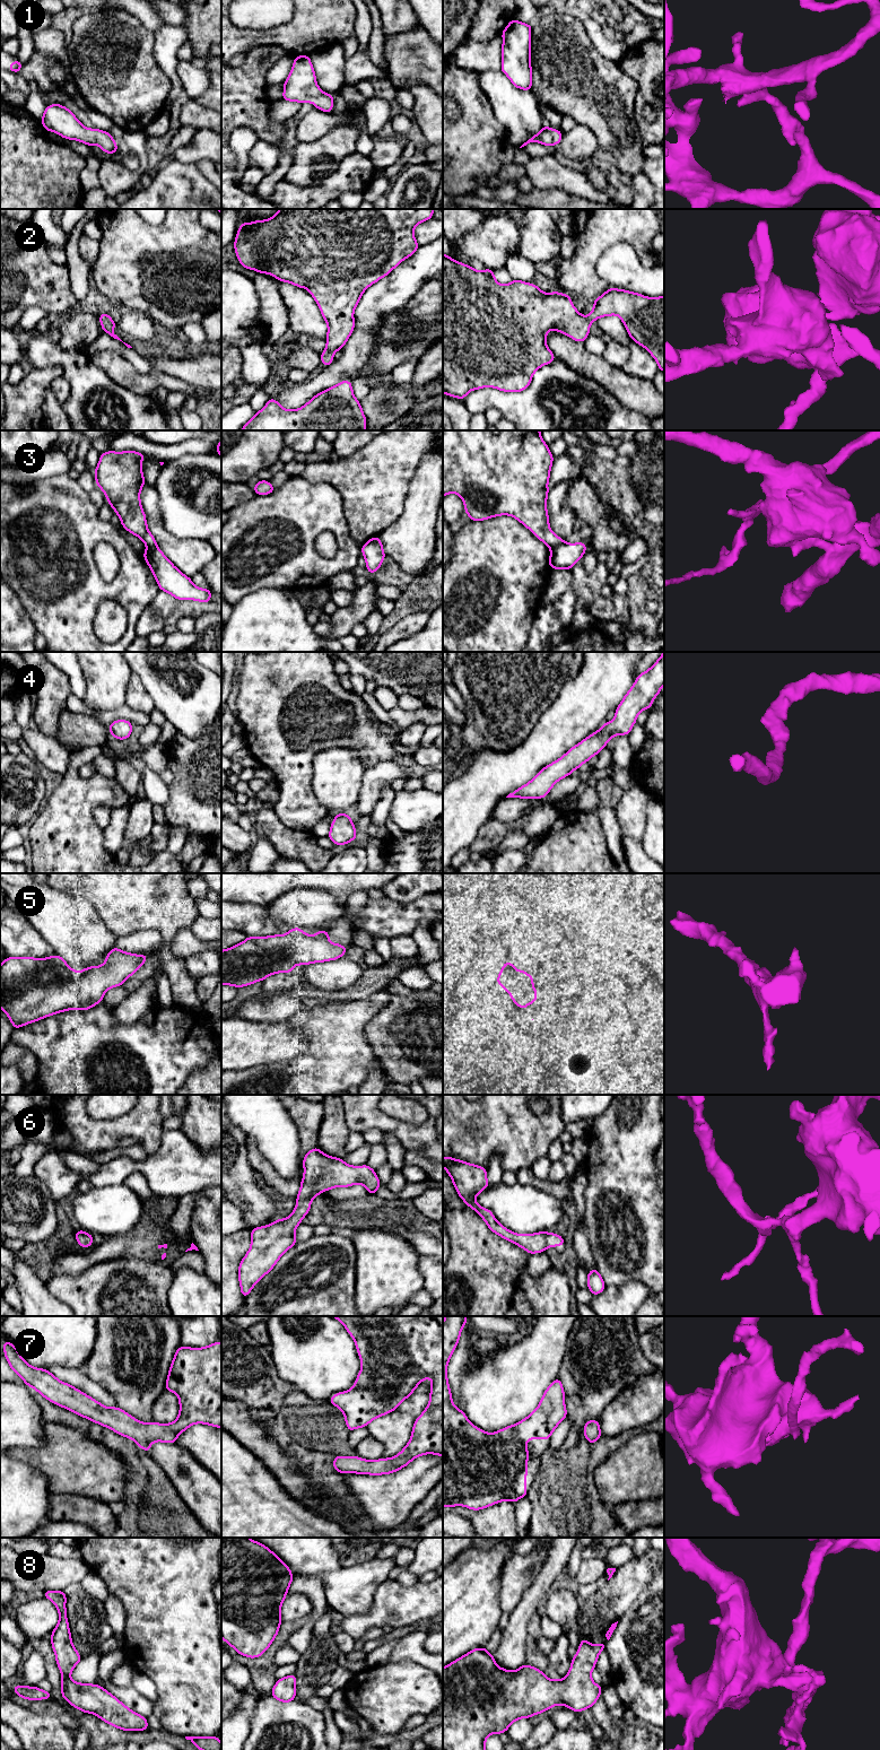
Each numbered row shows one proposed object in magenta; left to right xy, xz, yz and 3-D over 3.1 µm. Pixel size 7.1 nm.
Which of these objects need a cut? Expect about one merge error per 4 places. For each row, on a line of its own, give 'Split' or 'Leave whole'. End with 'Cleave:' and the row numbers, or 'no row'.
1: Leave whole
2: Leave whole
3: Split
4: Leave whole
5: Leave whole
6: Leave whole
7: Leave whole
8: Leave whole
Cleave: 3

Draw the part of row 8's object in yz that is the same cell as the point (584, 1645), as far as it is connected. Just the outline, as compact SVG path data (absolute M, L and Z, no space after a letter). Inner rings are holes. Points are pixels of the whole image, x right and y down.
M581 1638L577 1654L572 1657L568 1674L559 1680L547 1678L541 1670L523 1664L515 1671L499 1668L491 1653L485 1647L471 1649L443 1668L443 1750L486 1750L486 1739L490 1734L506 1732L511 1724L520 1718L530 1718L533 1715L563 1705L575 1713L591 1708L601 1695L602 1687L591 1678L599 1654L605 1648L604 1643L591 1645L585 1638Z

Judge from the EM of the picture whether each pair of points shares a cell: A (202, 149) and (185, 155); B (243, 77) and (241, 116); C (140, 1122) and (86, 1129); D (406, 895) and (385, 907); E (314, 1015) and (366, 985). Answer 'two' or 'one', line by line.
A: one
B: one
C: one
D: two
E: two

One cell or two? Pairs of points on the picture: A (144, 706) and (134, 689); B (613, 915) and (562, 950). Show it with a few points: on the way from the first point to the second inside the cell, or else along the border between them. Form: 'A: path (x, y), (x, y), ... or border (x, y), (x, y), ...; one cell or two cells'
A: path (142, 702), (137, 694); one cell
B: border (565, 938), (574, 951), (574, 971); two cells

